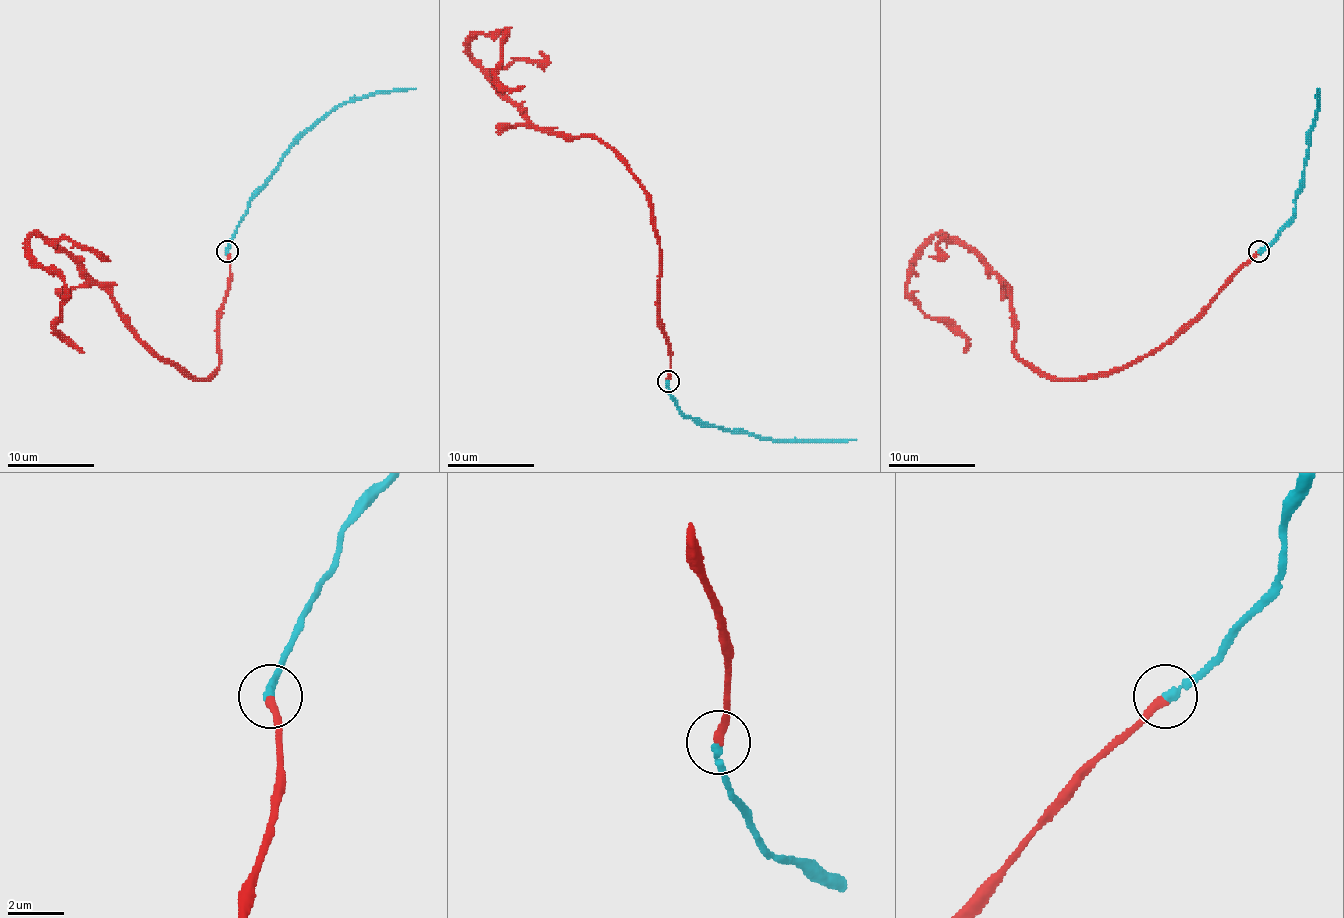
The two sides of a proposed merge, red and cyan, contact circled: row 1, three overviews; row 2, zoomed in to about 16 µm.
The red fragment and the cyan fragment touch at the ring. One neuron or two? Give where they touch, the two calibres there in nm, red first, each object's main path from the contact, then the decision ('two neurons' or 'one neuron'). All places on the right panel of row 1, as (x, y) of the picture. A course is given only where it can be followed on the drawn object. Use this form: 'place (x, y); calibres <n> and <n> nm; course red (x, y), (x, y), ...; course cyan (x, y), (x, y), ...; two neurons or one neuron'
place (1259, 251); calibres 280 and 280 nm; course red (1258, 252), (1147, 354), (1058, 378), (1016, 354), (1007, 287), (935, 235), (907, 296), (964, 352); course cyan (1258, 252), (1293, 215), (1308, 147), (1308, 132), (1317, 110), (1317, 88); one neuron

